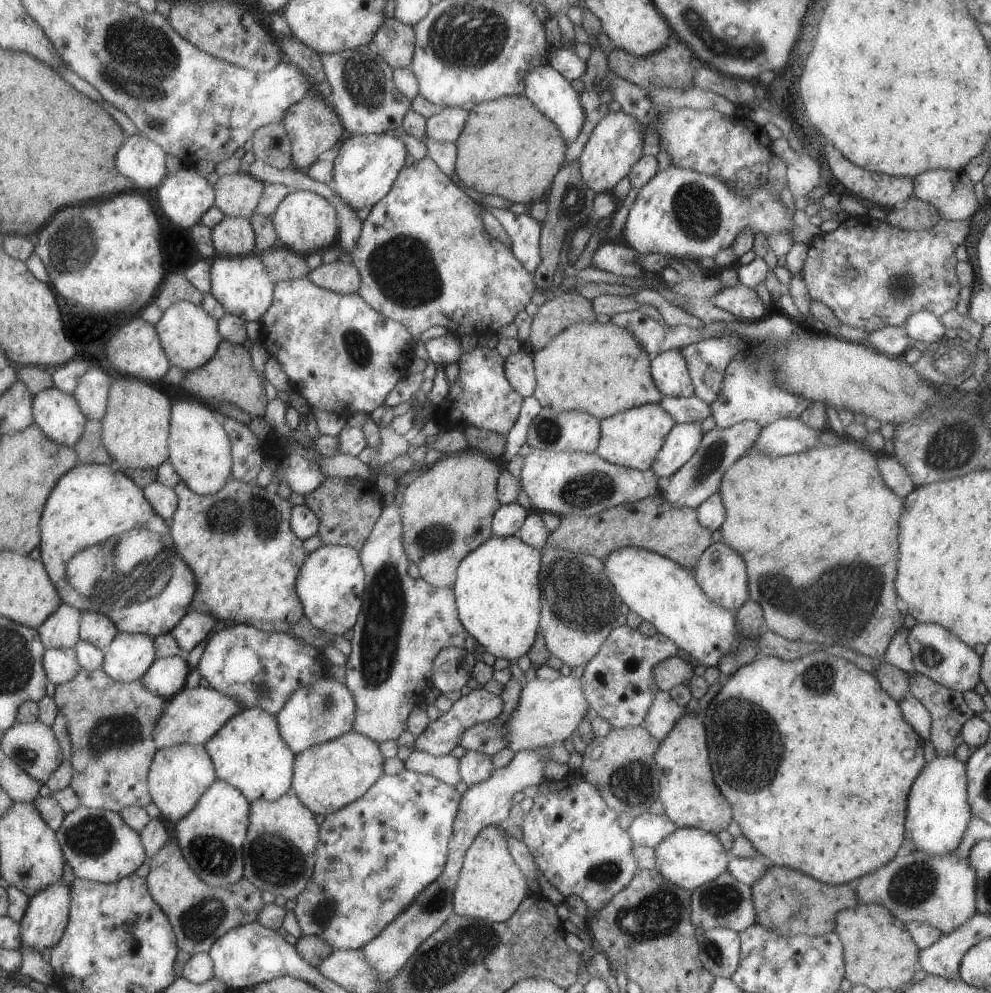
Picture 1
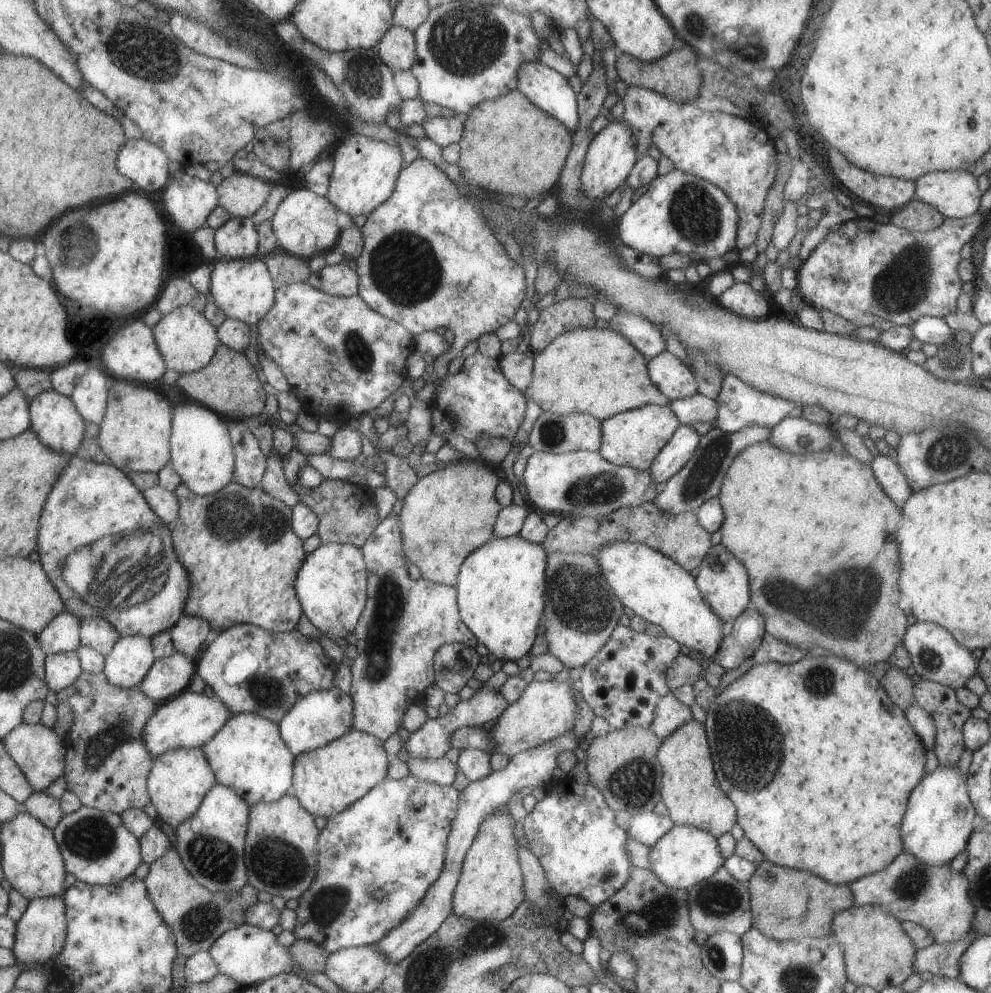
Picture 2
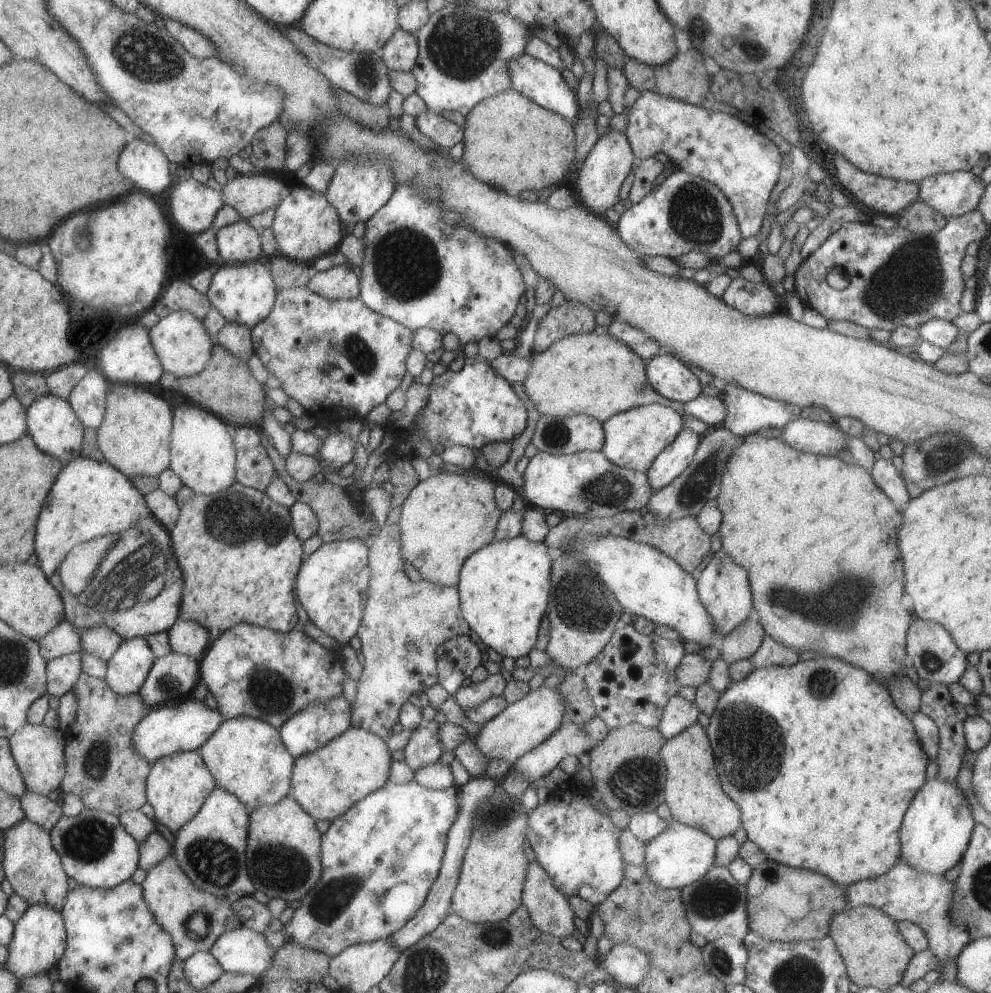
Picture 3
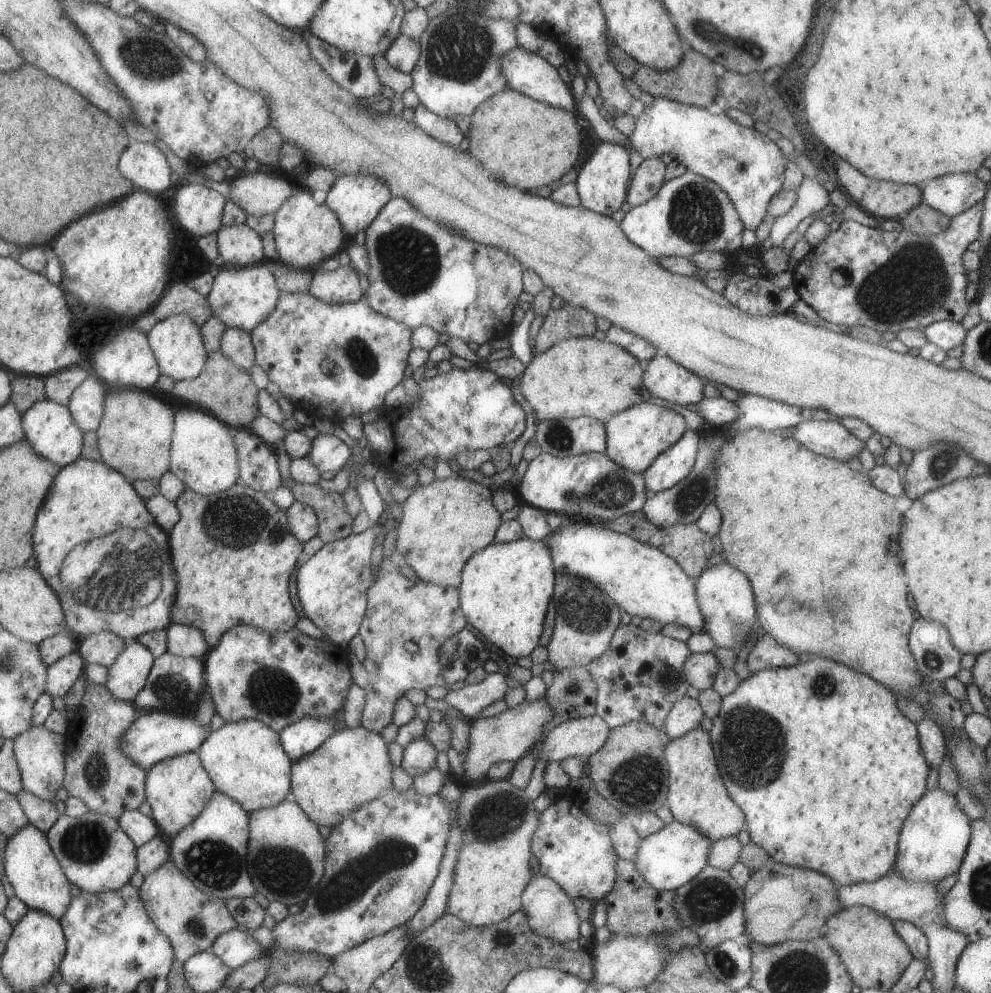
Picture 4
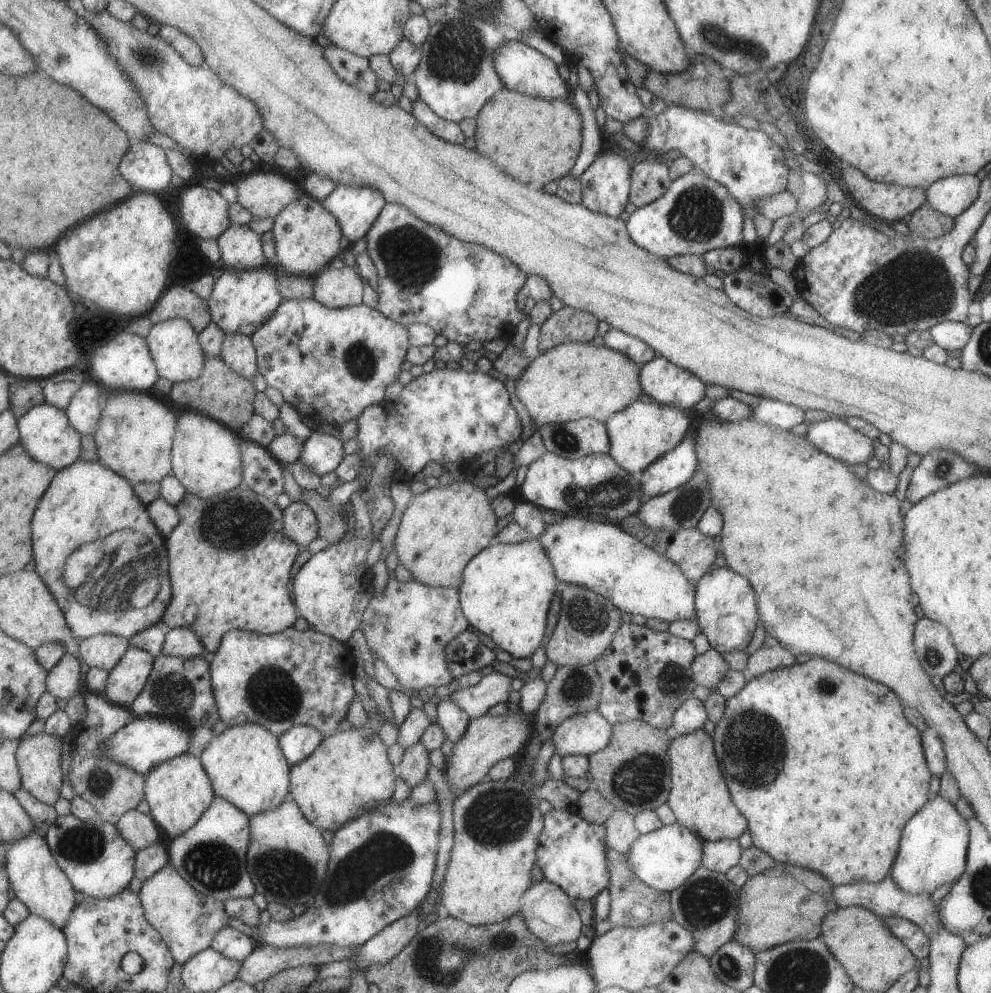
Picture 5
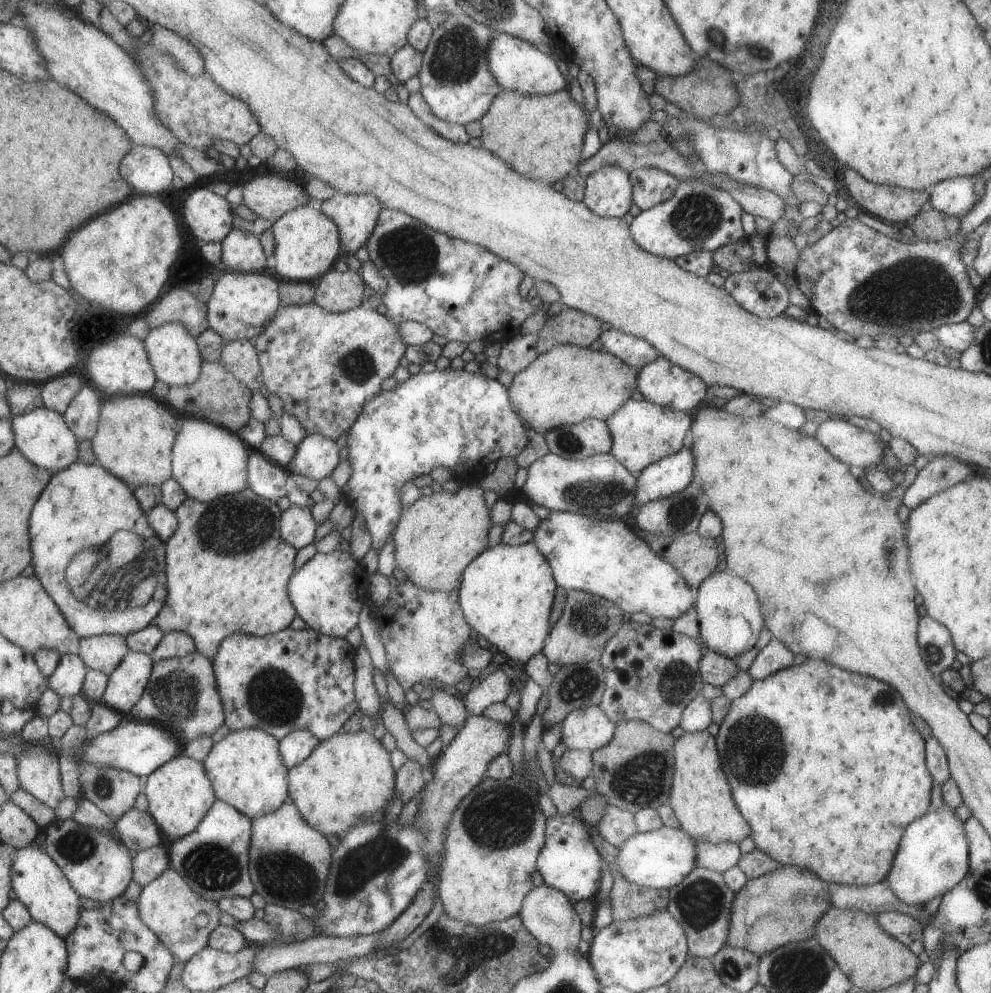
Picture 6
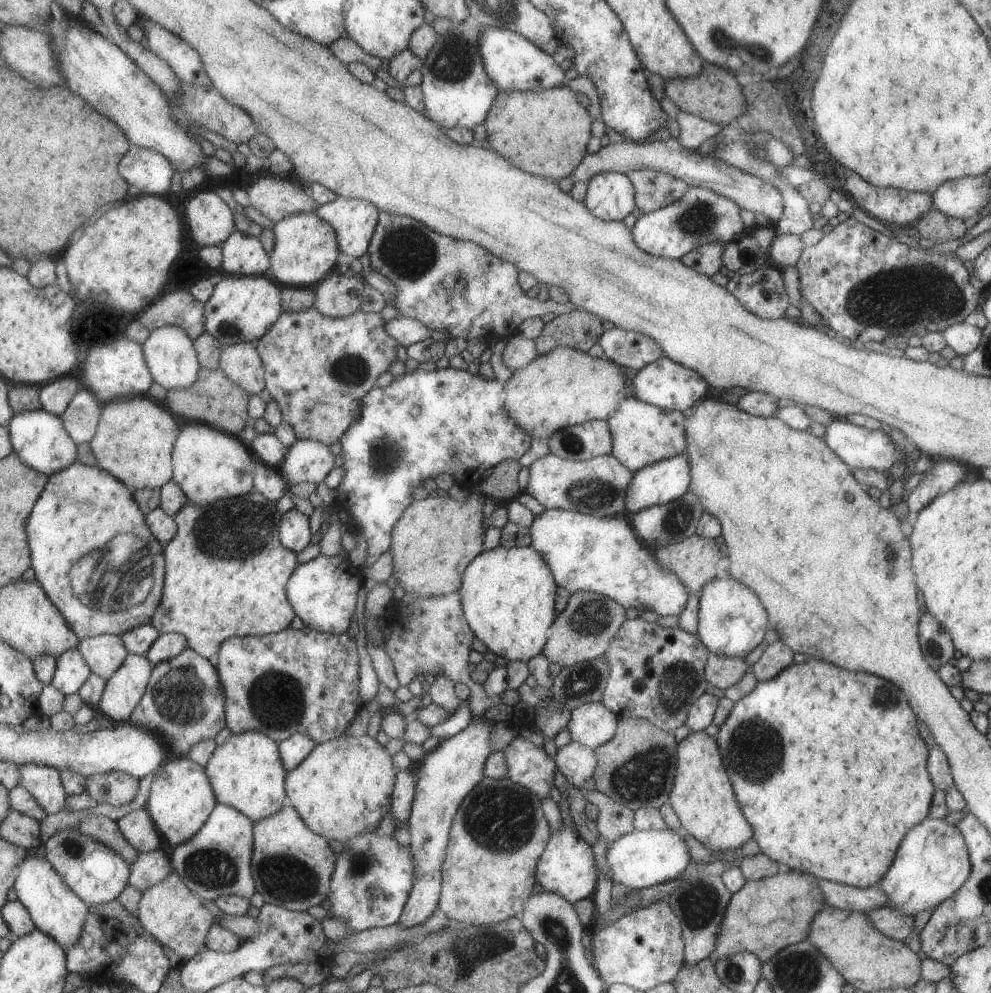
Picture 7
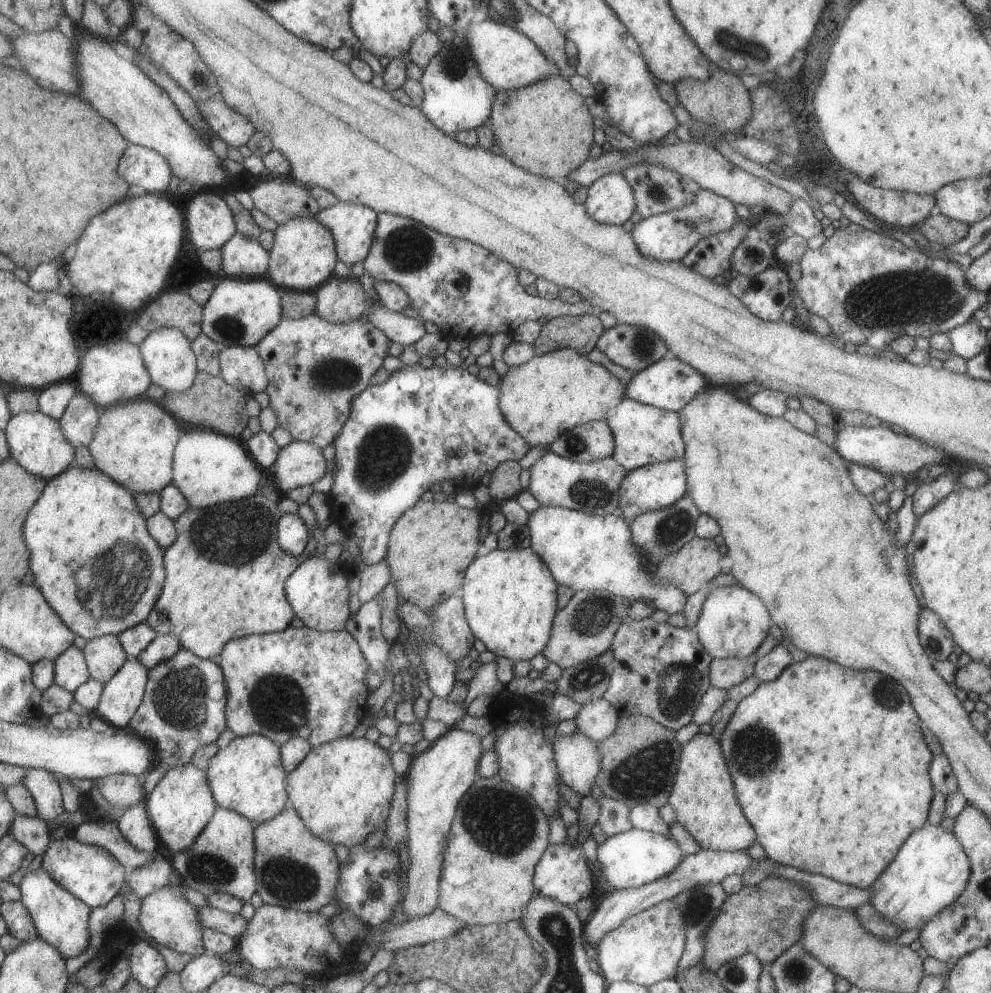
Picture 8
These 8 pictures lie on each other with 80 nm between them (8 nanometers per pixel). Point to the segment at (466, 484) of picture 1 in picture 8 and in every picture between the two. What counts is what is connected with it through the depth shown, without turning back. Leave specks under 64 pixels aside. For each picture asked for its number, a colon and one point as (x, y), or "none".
2: (446, 515)
3: (445, 518)
4: (442, 524)
5: (442, 528)
6: (435, 537)
7: (432, 542)
8: (431, 544)

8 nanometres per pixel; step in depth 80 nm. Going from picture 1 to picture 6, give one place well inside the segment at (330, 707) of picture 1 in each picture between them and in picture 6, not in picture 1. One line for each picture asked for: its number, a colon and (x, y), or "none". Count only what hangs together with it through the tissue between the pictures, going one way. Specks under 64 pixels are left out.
2: (315, 719)
3: (310, 728)
4: (298, 739)
5: (298, 742)
6: (297, 745)

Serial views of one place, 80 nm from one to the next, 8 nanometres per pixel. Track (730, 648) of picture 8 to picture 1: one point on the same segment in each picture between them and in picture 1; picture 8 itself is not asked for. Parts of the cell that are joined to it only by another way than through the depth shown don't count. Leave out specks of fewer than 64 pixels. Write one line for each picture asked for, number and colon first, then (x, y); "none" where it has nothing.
1: (720, 573)
2: (723, 584)
3: (723, 589)
4: (726, 602)
5: (725, 610)
6: (729, 617)
7: (731, 622)

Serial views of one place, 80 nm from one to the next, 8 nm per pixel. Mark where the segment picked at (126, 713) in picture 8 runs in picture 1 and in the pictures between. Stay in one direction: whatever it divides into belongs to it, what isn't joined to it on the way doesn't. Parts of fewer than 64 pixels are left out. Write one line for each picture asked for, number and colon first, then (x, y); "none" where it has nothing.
1: (128, 656)
2: (125, 665)
3: (126, 670)
4: (126, 676)
5: (124, 681)
6: (124, 686)
7: (121, 693)

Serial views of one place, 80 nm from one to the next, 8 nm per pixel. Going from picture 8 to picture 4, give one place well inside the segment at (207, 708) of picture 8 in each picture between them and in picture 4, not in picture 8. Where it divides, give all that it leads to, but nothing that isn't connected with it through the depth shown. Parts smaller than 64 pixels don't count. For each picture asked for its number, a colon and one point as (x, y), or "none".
4: (174, 684)
5: (178, 689)
6: (180, 693)
7: (183, 703)

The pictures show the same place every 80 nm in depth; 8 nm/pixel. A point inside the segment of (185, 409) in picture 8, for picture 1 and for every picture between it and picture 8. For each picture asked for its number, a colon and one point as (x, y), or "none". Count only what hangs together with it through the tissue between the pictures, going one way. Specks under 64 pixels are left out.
1: (228, 377)
2: (228, 385)
3: (225, 387)
4: (223, 390)
5: (219, 393)
6: (217, 396)
7: (213, 399)

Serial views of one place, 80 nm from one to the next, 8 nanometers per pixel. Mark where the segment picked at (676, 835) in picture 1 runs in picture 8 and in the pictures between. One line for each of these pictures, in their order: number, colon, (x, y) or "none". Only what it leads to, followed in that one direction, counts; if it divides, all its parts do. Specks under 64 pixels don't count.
2: (684, 855)
3: (680, 854)
4: (666, 859)
5: (663, 859)
6: (659, 859)
7: (641, 858)
8: (629, 859)

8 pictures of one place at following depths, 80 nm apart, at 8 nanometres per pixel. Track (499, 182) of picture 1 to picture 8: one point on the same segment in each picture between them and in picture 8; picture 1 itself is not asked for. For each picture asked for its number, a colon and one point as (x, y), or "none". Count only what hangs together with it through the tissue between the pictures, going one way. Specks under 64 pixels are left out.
2: (508, 146)
3: (510, 142)
4: (527, 143)
5: (536, 141)
6: (540, 137)
7: (544, 132)
8: (544, 128)

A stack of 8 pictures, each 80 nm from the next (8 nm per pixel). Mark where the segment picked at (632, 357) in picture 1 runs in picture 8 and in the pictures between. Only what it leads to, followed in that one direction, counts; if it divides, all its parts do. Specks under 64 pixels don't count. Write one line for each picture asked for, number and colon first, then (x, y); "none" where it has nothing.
2: (586, 370)
3: (580, 374)
4: (577, 377)
5: (572, 380)
6: (566, 384)
7: (563, 387)
8: (539, 399)

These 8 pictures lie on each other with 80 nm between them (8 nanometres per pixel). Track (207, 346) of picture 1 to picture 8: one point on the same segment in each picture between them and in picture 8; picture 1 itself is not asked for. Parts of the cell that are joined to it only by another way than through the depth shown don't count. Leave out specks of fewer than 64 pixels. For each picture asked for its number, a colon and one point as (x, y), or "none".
2: (185, 339)
3: (182, 345)
4: (175, 341)
5: (174, 347)
6: (173, 354)
7: (169, 354)
8: (166, 354)

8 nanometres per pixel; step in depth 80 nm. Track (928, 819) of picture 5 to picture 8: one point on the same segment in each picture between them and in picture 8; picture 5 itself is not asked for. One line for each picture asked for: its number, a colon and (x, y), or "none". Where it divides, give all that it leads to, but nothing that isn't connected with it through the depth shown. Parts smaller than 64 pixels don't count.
6: (932, 856)
7: (931, 863)
8: (930, 870)

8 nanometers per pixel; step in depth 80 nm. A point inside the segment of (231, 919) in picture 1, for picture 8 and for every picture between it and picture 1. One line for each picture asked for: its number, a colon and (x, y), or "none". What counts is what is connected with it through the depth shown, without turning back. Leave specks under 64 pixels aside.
2: (200, 888)
3: (188, 893)
4: (184, 898)
5: (183, 901)
6: (180, 907)
7: (215, 862)
8: (221, 859)

